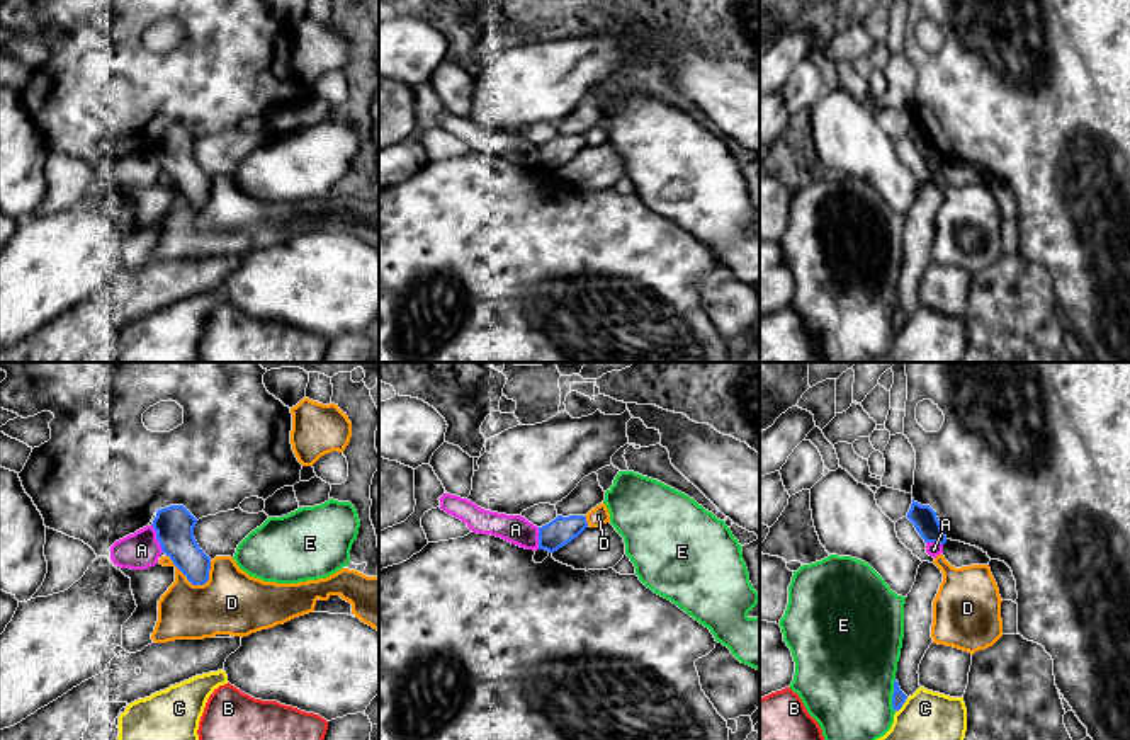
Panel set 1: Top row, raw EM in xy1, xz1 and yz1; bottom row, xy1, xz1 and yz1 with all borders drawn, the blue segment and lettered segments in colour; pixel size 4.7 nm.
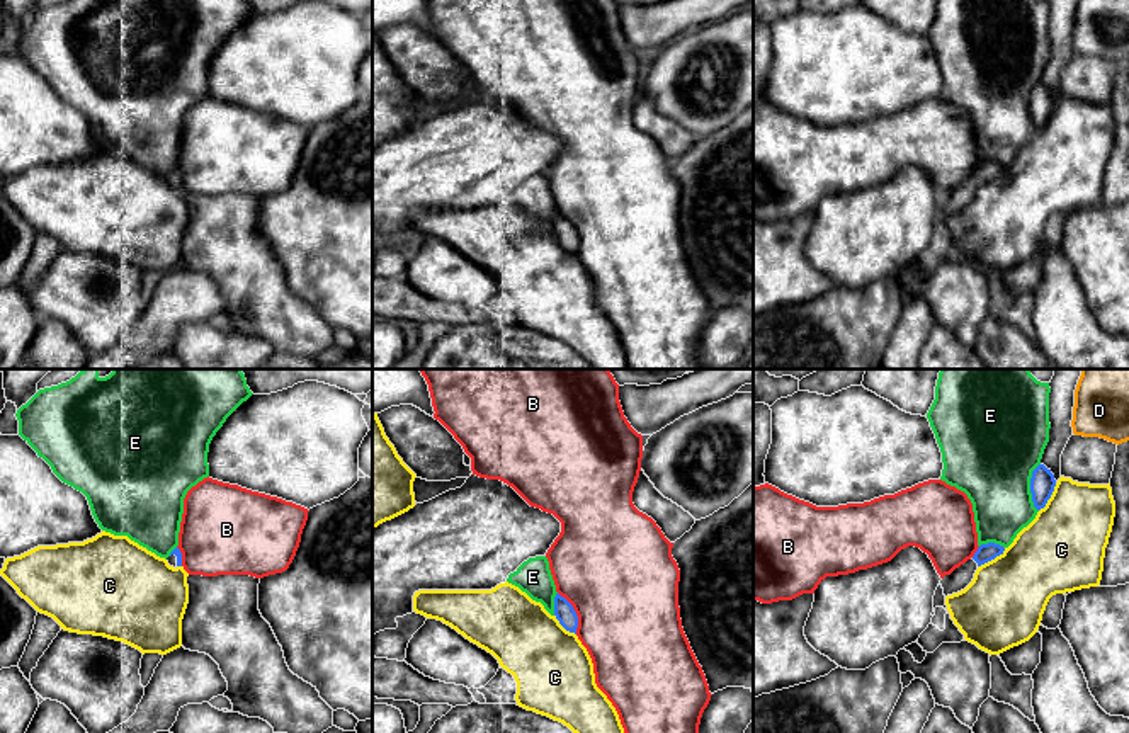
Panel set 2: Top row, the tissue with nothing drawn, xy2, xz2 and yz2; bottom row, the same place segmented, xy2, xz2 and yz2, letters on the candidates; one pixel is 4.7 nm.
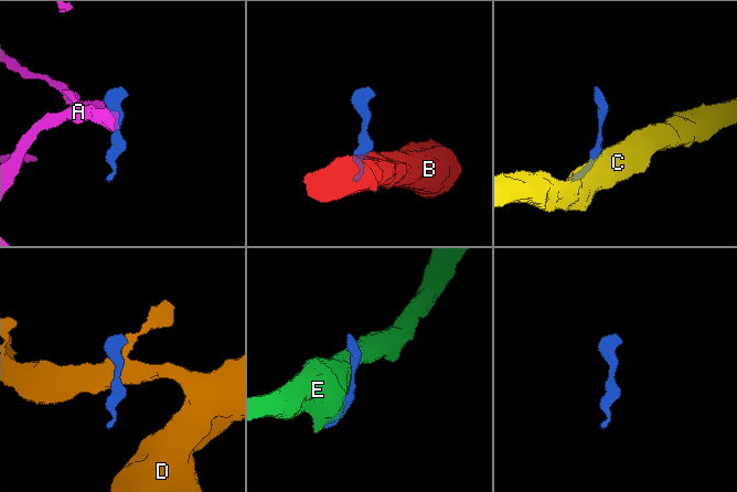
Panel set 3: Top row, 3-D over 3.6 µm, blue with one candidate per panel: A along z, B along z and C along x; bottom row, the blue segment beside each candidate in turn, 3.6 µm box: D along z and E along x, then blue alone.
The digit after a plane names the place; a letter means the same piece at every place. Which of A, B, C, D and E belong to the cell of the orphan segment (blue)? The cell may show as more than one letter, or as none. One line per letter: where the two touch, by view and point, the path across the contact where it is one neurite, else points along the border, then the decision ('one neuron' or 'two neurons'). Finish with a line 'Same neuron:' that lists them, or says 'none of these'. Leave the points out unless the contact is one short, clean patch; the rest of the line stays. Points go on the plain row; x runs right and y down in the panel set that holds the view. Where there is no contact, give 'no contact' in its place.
A: xy1 (157, 157) | along xy1 (152, 143), (163, 170) | two neurons
B: xz2 (575, 232) | two neurons
C: yz2 (992, 177) | two neurons
D: xy1 (186, 194) | two neurons
E: yz2 (1031, 106) | two neurons
Same neuron: none of these

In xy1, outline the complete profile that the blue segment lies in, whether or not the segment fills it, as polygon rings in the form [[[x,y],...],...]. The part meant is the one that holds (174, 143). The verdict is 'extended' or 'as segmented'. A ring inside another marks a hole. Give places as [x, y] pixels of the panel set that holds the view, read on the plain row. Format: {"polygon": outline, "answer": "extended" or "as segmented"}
{"polygon": [[[170,124],[156,129],[153,148],[161,170],[187,196],[192,204],[209,199],[211,177],[199,167],[194,157],[197,138],[184,124]]], "answer": "as segmented"}

